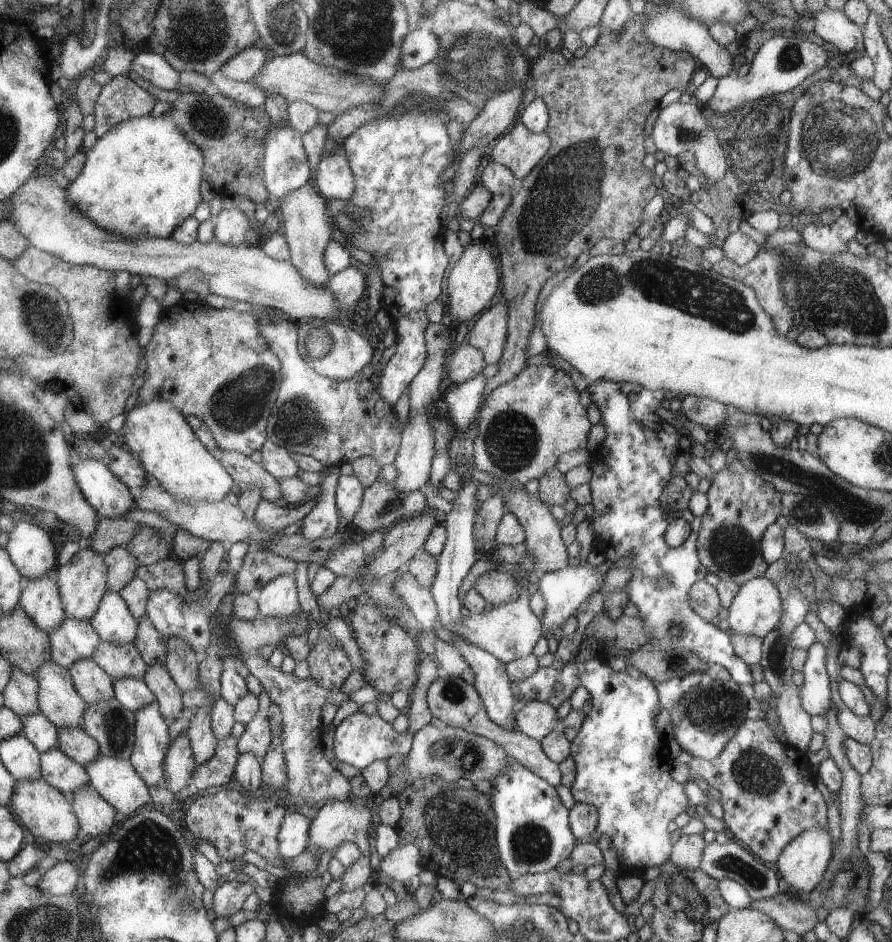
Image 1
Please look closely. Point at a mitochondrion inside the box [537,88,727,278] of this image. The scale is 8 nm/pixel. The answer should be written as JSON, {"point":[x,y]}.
{"point":[686,137]}

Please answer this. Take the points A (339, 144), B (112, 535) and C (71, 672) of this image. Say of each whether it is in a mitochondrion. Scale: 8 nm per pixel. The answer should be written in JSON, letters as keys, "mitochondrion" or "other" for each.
{"A":"other","B":"other","C":"other"}

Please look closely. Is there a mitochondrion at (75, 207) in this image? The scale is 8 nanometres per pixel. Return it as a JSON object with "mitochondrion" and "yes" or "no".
{"mitochondrion":"no"}

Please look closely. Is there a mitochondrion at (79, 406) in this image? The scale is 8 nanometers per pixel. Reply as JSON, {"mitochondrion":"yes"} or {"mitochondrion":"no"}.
{"mitochondrion":"no"}

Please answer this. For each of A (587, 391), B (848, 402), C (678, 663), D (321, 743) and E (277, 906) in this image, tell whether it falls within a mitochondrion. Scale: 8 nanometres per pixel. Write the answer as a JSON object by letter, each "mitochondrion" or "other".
{"A":"other","B":"other","C":"mitochondrion","D":"other","E":"other"}

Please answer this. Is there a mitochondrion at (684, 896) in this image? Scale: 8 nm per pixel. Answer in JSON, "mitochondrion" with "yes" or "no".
{"mitochondrion":"yes"}

